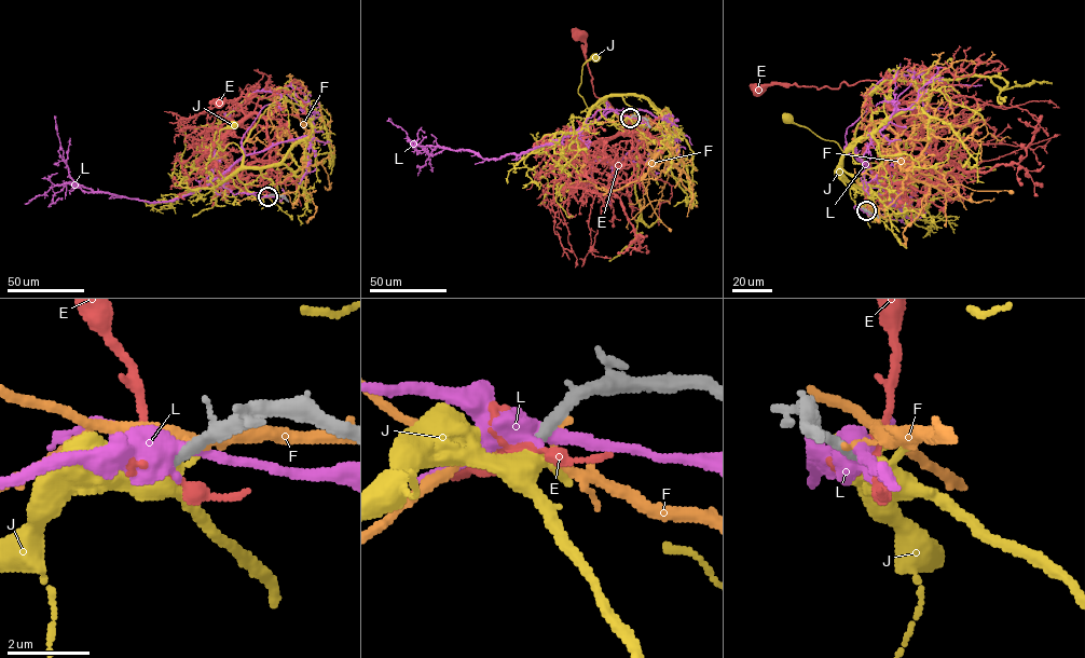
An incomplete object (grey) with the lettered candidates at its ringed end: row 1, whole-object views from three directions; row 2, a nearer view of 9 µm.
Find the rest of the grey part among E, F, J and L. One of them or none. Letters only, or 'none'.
J

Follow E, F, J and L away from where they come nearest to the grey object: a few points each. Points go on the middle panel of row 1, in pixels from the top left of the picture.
E: (630, 118), (640, 120), (632, 136), (629, 120), (617, 134), (621, 126), (618, 113), (593, 92), (581, 35)
F: (631, 117), (658, 124), (668, 146), (643, 178), (616, 190), (598, 188), (582, 173), (589, 138), (568, 135)
J: (630, 118), (620, 124), (607, 120), (596, 105), (605, 99), (589, 109), (578, 93), (584, 65), (596, 57)
L: (631, 118), (602, 109), (588, 118), (587, 127), (498, 158), (437, 147), (425, 164), (416, 167)

